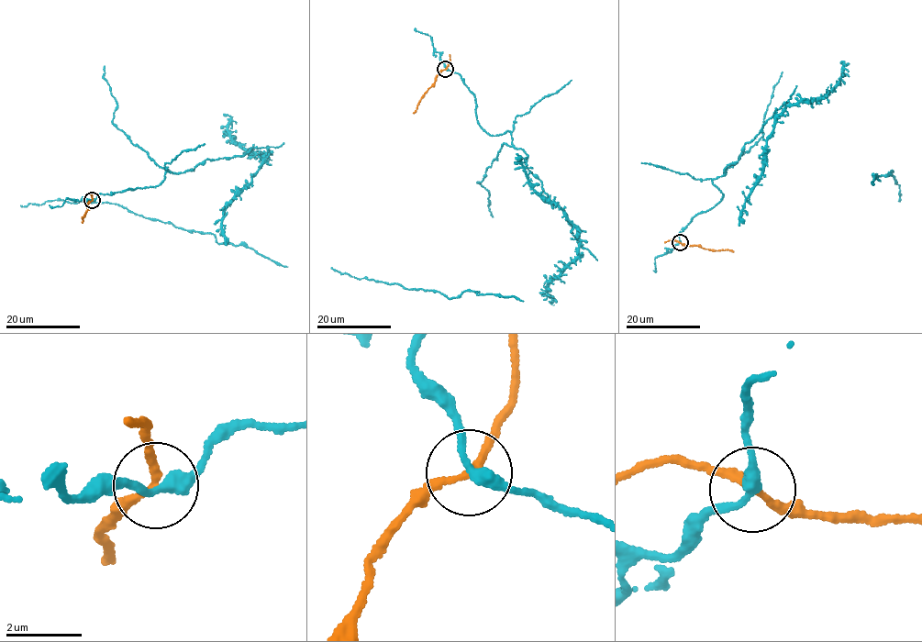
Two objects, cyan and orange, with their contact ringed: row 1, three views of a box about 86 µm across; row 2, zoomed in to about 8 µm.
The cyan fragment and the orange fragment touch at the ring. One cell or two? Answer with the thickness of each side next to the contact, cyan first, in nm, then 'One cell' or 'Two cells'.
Thickness 280 nm (cyan) against 190 nm. Two cells

